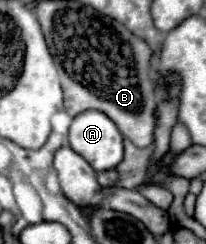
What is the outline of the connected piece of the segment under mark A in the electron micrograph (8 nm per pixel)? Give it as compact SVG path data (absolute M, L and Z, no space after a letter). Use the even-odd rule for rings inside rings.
M98 110L78 114L68 130L70 148L82 154L96 172L112 170L122 162L122 140L116 124Z

